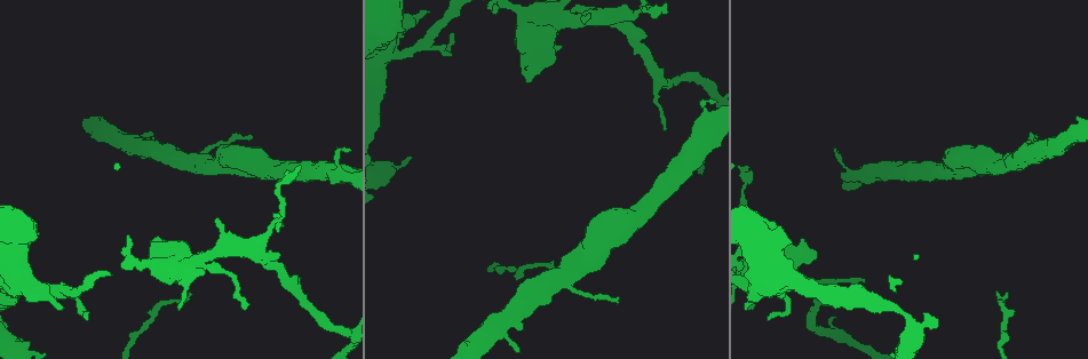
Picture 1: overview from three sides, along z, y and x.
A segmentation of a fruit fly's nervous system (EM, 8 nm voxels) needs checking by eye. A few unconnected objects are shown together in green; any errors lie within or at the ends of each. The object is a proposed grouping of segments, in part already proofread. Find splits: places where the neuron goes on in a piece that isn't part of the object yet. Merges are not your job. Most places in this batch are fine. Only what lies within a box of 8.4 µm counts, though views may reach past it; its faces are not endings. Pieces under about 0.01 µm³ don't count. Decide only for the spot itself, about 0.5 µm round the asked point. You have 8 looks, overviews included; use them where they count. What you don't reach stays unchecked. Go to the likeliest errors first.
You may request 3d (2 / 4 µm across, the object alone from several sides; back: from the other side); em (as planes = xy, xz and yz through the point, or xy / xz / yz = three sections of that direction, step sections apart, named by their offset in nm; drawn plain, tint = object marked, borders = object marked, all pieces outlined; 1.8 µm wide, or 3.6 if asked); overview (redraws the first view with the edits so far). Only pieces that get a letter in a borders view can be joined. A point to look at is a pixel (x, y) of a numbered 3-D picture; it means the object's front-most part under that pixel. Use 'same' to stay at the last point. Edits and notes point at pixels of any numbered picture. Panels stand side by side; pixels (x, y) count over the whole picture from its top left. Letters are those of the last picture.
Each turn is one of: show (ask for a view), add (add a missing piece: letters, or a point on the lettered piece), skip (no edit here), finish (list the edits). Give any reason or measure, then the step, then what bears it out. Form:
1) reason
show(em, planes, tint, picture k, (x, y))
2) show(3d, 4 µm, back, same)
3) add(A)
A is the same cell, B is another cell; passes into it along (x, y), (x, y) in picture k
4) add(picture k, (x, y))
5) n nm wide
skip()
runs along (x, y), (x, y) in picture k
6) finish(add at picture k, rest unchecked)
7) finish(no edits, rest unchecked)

thin arm on a thick one
show(em, xy, step 16, tint, picture 1, (209, 253))

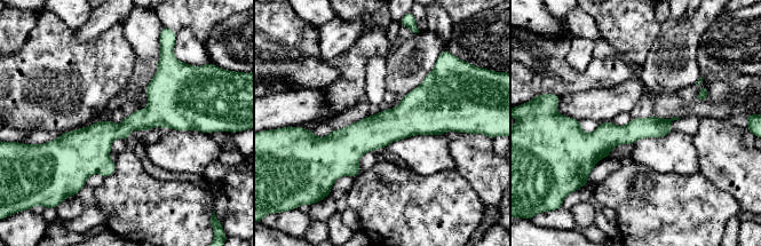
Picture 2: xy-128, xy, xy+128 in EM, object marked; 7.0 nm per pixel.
show(em, yz, step 8, borders, same)

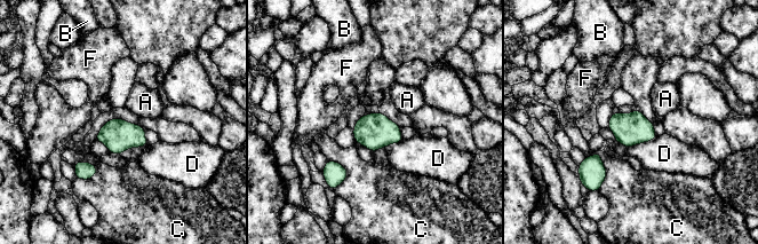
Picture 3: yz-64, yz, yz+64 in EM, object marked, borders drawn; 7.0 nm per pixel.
220 nm wide
skip()
A, B, C, D and F are other cells; border along (656, 135), (648, 141), (627, 148) in picture 3; none of them fits

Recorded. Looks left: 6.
free end
show(em, xz, step 4, tint, picture 1, (1007, 294))

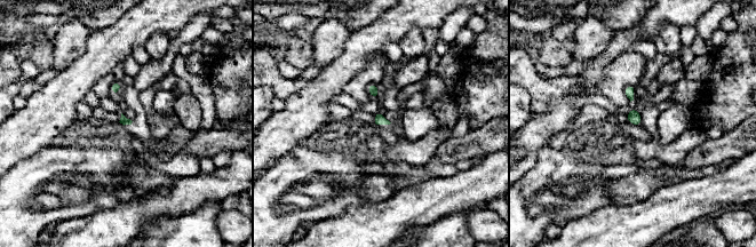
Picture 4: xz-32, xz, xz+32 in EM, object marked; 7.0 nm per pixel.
another direction
show(em, planes, borders, same)

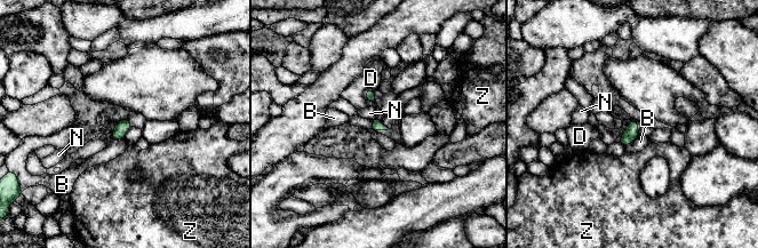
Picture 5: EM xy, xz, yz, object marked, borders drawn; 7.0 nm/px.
80 nm wide; B touches over 130 nm
skip()
B, D, N and Z are other cells; no lettered piece goes on from it

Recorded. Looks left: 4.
branch stops here
show(3d, 2 µm, picture 1, (815, 254))

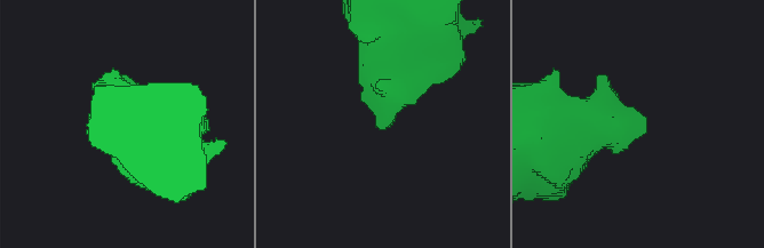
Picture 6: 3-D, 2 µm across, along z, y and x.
now the EM
show(em, xy, step 16, borders, picture 6, (380, 128))

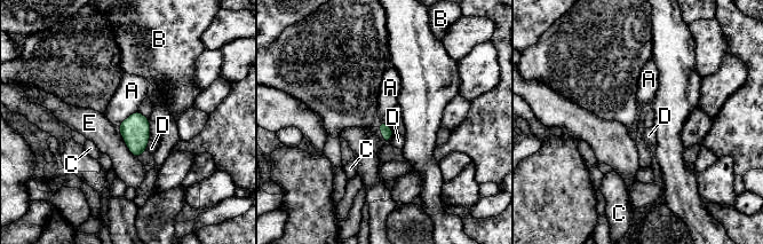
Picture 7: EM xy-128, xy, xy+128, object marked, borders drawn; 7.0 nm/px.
show(em, planes, borders, same)

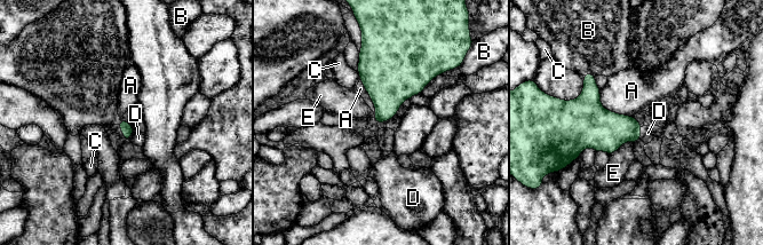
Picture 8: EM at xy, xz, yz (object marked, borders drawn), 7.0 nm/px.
skip()
A, B, C, D and E are other cells; border along (599, 89), (606, 109), (634, 117) in picture 8; no lettered piece goes on from it

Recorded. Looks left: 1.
finish(no edits, rest unchecked)

